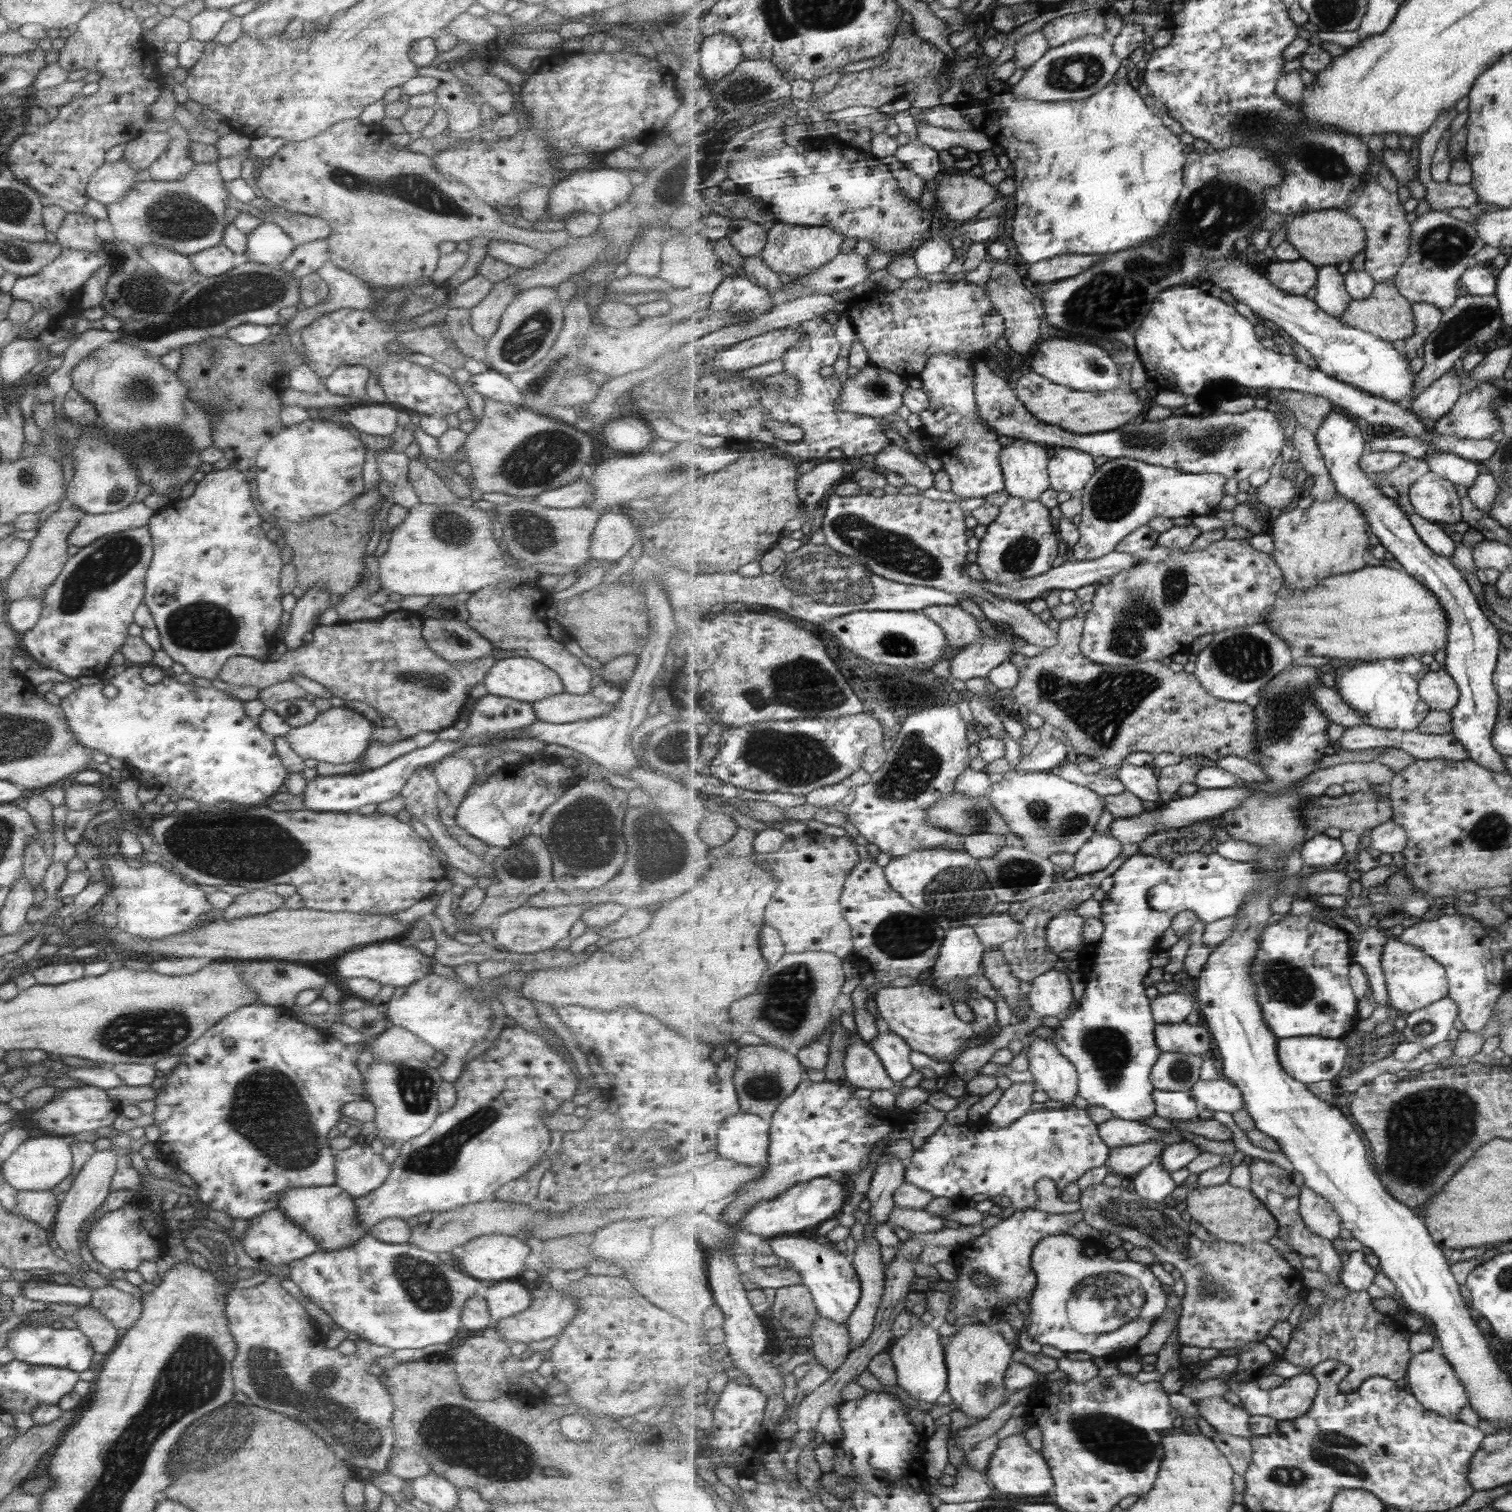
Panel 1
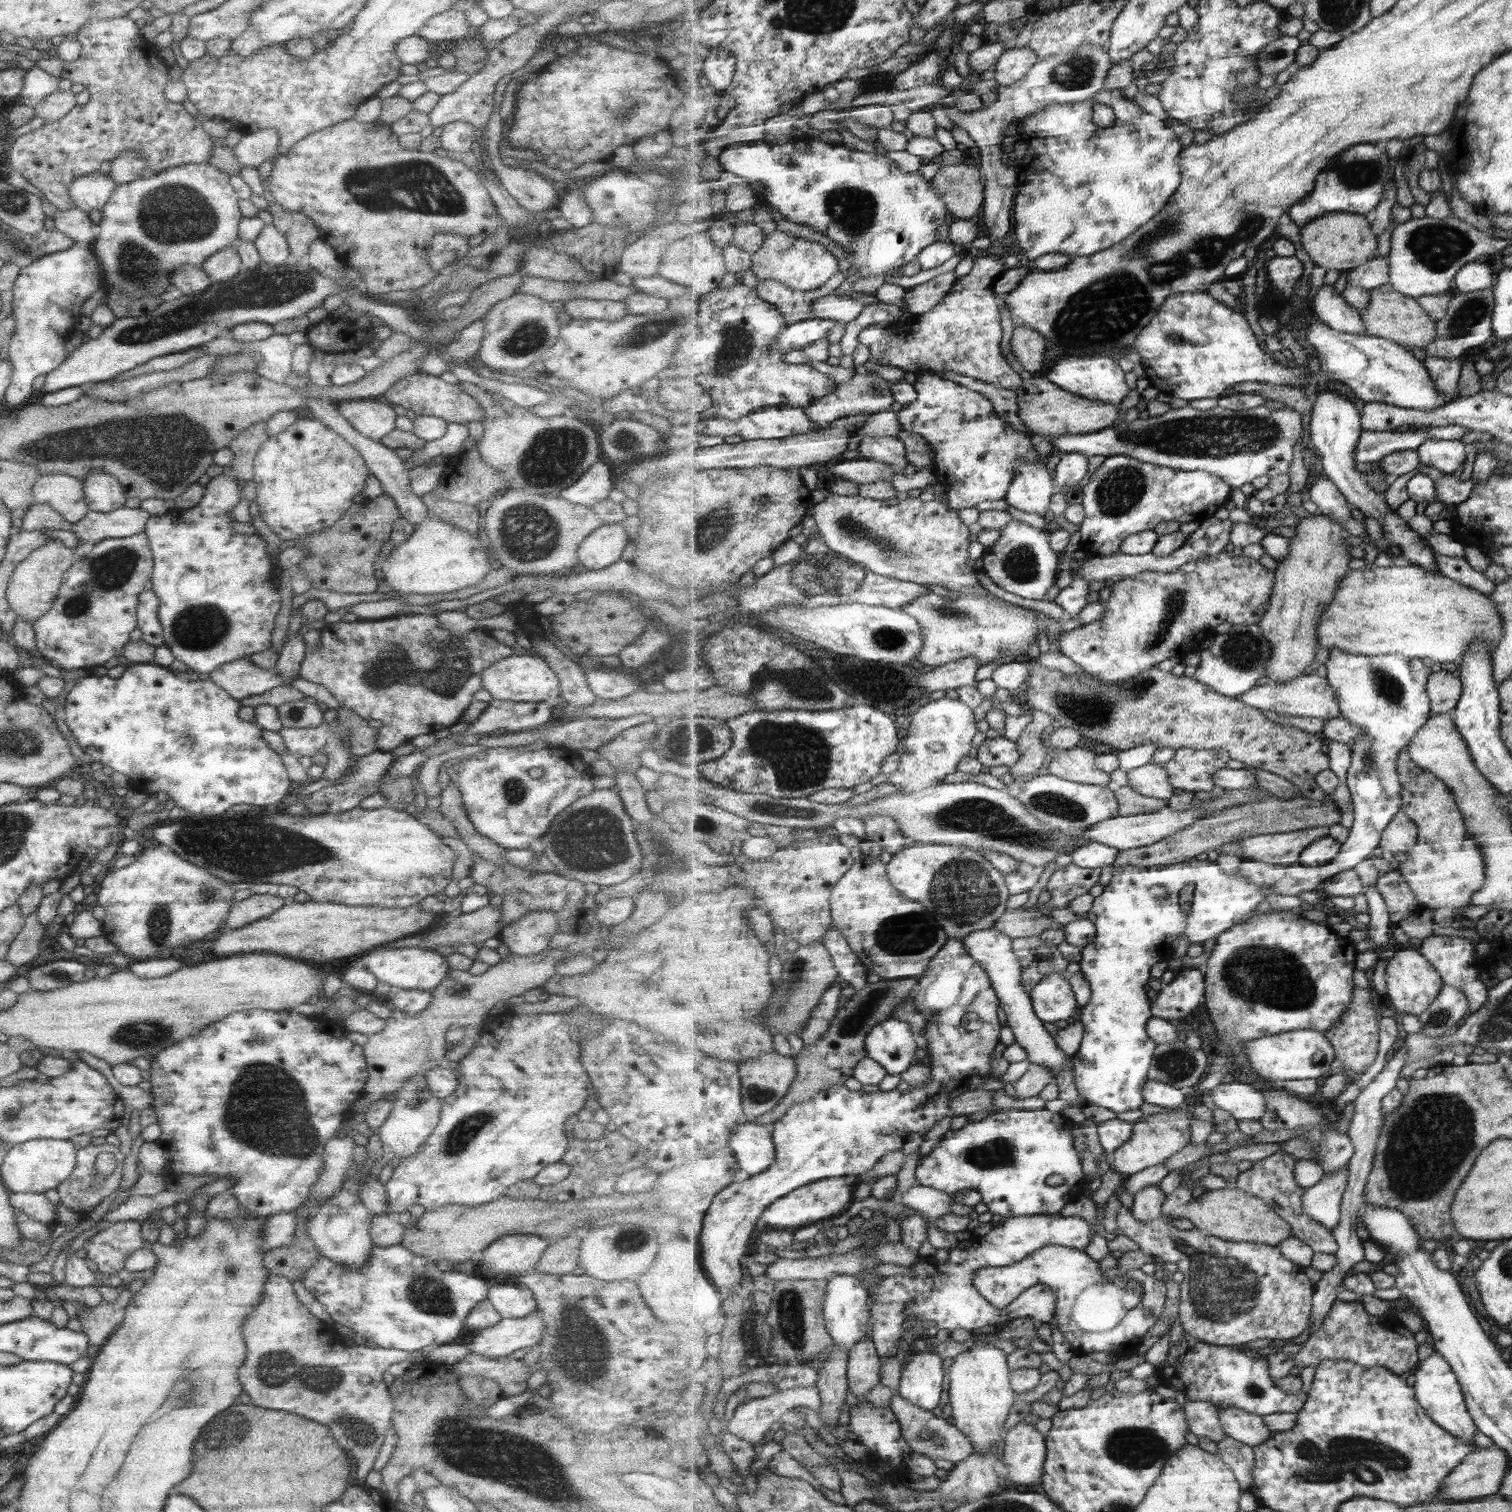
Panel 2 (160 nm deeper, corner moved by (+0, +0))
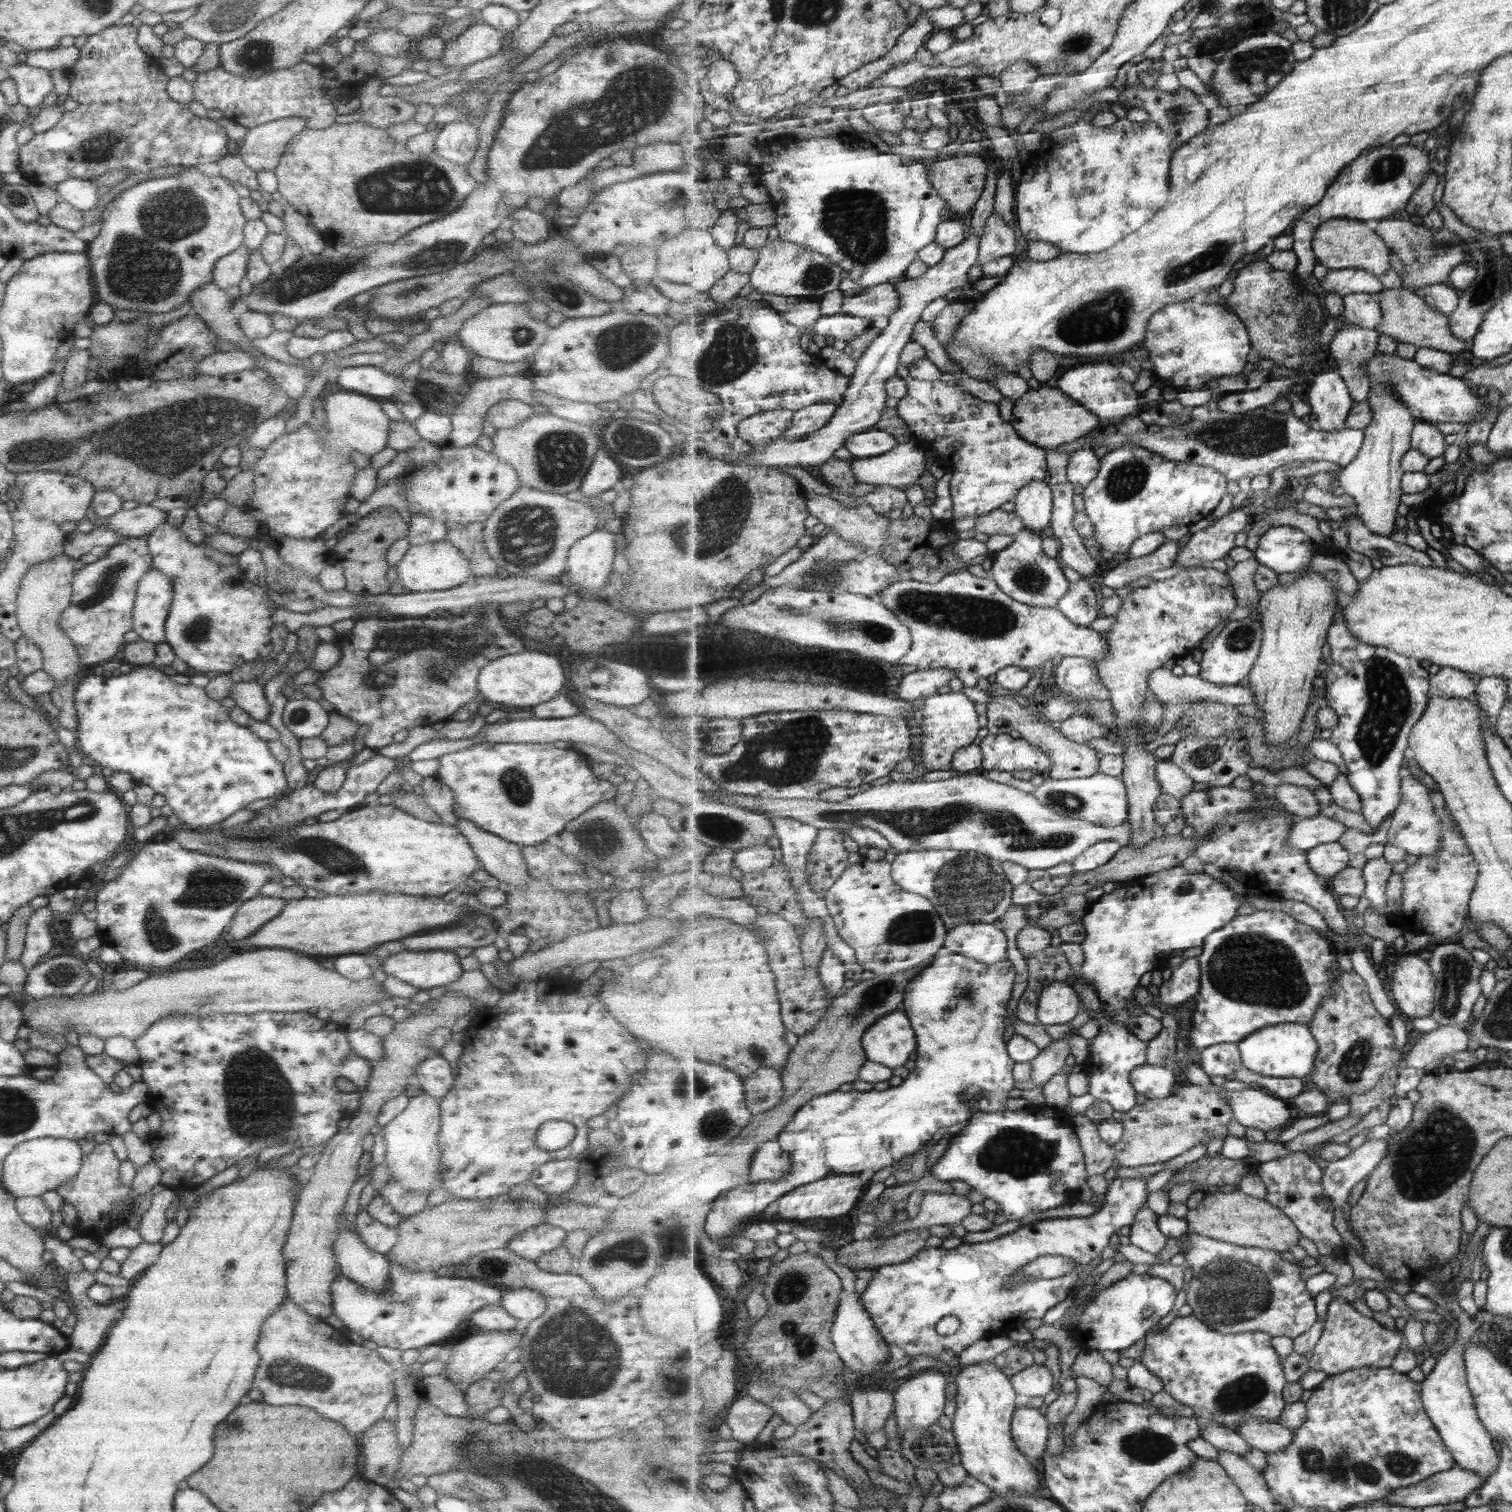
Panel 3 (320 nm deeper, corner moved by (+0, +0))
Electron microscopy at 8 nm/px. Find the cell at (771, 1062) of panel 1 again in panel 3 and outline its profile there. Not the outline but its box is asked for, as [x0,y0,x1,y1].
[745,1068,784,1116]

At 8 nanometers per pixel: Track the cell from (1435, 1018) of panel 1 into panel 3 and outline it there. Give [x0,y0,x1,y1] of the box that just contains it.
[1428,942,1484,1026]

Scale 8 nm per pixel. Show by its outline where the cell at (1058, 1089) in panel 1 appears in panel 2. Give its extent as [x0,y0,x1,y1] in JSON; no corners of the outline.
[962,927,1071,1078]

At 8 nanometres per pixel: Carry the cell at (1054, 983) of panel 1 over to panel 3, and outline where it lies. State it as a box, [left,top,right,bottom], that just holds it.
[1038,982,1081,1025]

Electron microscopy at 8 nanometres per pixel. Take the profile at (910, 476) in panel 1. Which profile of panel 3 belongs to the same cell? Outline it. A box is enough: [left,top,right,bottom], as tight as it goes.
[844,429,897,458]

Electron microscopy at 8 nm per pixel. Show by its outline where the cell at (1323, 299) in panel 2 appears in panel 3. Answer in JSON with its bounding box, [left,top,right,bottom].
[1328,316,1379,403]

